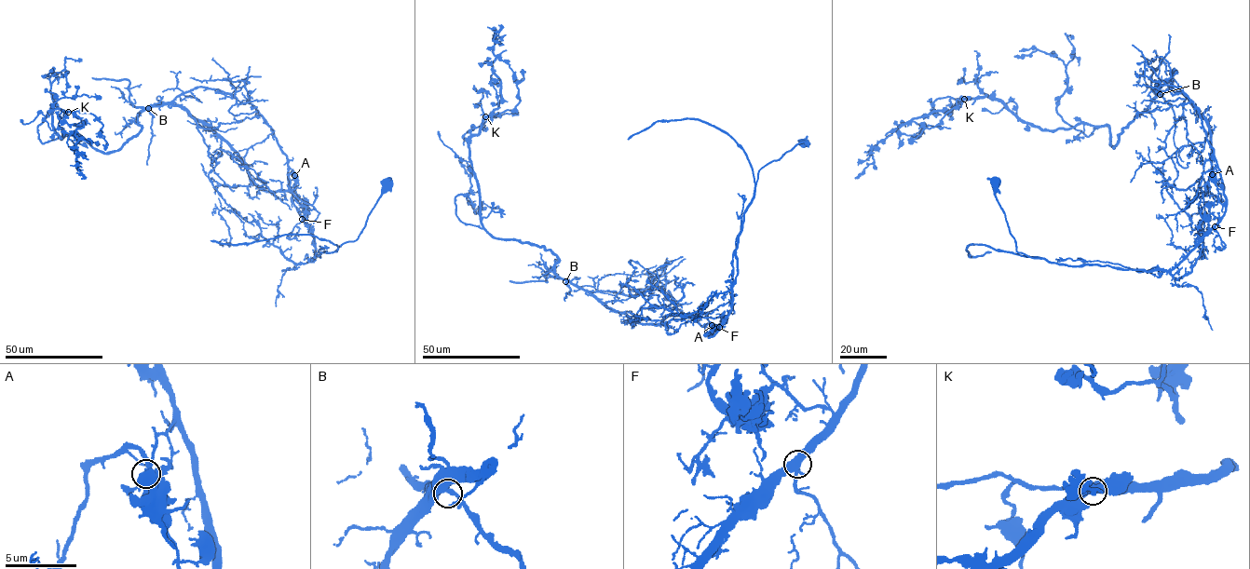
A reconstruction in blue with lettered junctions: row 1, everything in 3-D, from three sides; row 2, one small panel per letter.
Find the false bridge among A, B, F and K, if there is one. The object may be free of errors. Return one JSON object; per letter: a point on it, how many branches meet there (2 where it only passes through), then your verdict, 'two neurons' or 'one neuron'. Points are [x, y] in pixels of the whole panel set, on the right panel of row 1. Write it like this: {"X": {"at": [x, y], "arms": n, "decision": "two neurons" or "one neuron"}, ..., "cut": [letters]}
{"A": {"at": [1212, 174], "arms": 3, "decision": "two neurons"}, "B": {"at": [1160, 94], "arms": 3, "decision": "one neuron"}, "F": {"at": [1215, 226], "arms": 3, "decision": "one neuron"}, "K": {"at": [964, 99], "arms": 3, "decision": "one neuron"}, "cut": ["A"]}

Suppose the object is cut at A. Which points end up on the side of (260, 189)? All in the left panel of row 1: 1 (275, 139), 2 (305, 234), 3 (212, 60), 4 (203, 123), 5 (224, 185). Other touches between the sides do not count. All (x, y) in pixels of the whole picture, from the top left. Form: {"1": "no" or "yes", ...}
{"1": "no", "2": "no", "3": "yes", "4": "yes", "5": "yes"}

